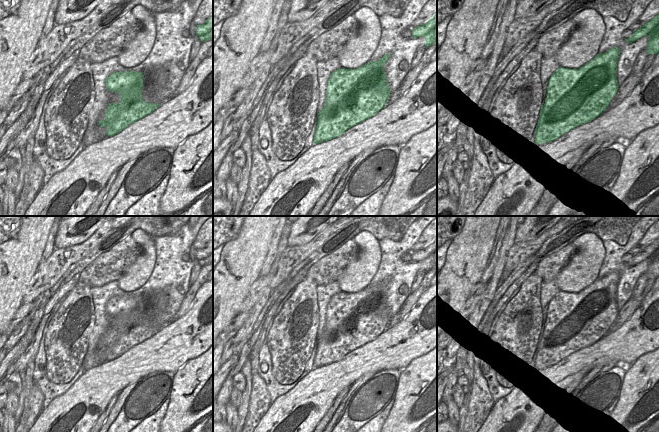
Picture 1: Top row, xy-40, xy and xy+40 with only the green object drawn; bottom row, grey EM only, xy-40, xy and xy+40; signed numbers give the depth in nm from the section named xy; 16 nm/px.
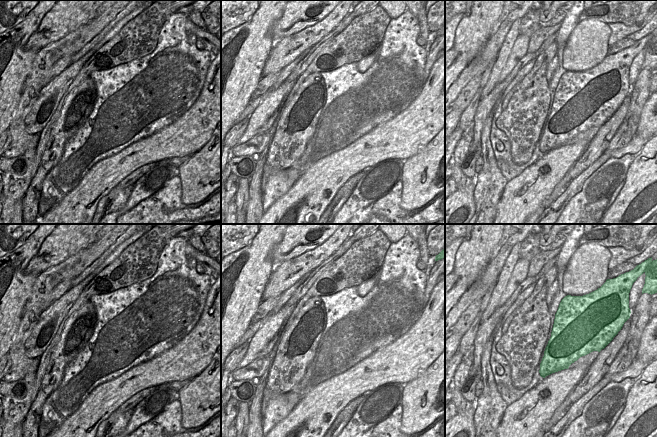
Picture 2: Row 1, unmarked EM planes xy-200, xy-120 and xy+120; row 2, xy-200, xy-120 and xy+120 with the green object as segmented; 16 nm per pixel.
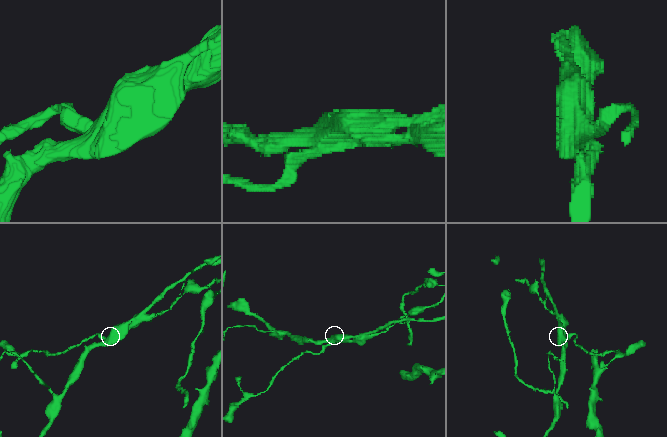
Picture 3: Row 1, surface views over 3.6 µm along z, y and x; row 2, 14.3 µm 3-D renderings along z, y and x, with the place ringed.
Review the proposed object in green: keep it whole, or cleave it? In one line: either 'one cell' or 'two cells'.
two cells

